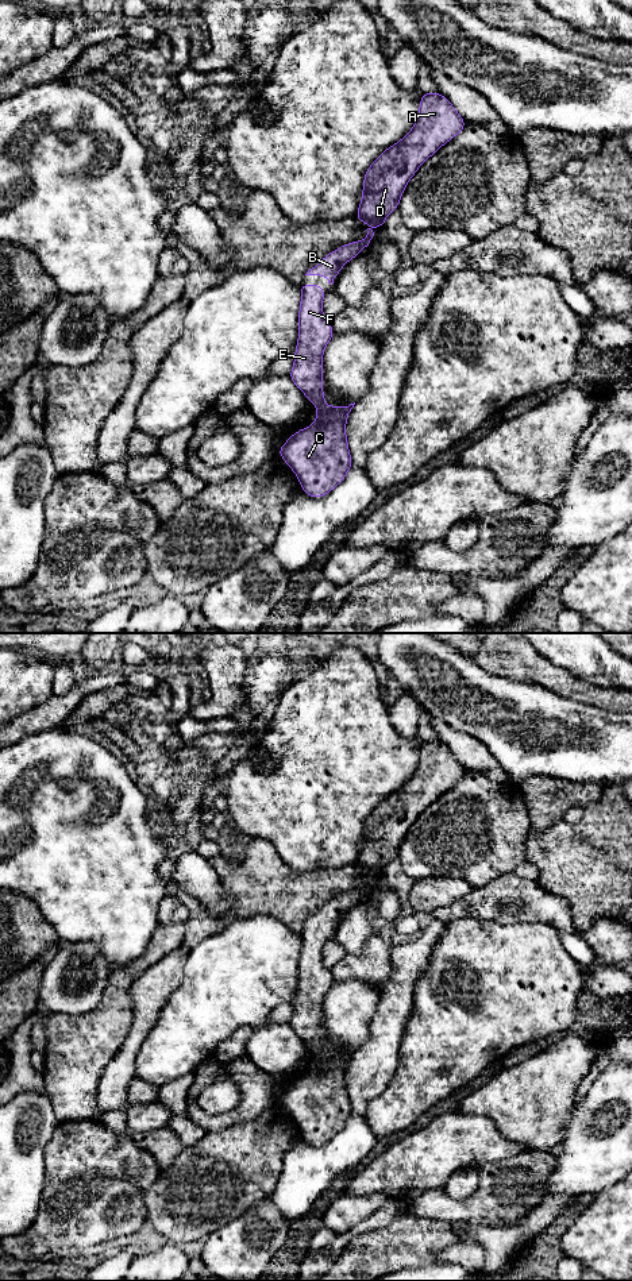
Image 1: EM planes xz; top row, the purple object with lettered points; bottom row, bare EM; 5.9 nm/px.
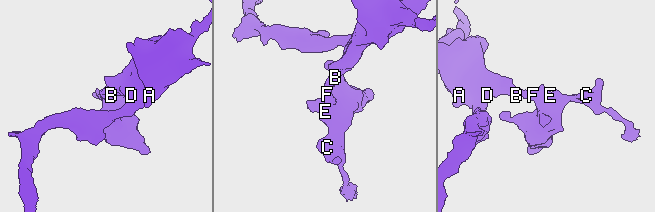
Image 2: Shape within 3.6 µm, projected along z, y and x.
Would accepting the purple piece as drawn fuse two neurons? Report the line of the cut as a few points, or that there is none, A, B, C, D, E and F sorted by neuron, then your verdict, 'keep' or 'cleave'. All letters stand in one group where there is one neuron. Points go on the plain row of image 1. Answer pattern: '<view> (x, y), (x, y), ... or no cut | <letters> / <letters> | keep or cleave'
no cut | A B C D E F | keep

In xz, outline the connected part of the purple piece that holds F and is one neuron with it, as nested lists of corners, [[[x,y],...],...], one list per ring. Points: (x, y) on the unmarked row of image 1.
[[[304,930],[300,933],[300,937],[298,988],[294,1000],[294,1014],[289,1025],[305,1045],[316,1053],[317,1065],[312,1074],[302,1076],[293,1081],[288,1089],[278,1096],[278,1103],[297,1123],[302,1139],[312,1146],[321,1146],[346,1126],[352,1114],[346,1084],[346,1069],[355,1050],[348,1054],[327,1054],[324,1052],[321,1007],[324,996],[335,980],[331,969],[323,964],[321,952],[325,938],[320,933],[307,933]]]

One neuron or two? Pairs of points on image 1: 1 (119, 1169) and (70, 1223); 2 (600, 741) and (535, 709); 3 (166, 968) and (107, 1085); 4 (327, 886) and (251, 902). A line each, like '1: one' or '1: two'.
1: one
2: one
3: one
4: one

